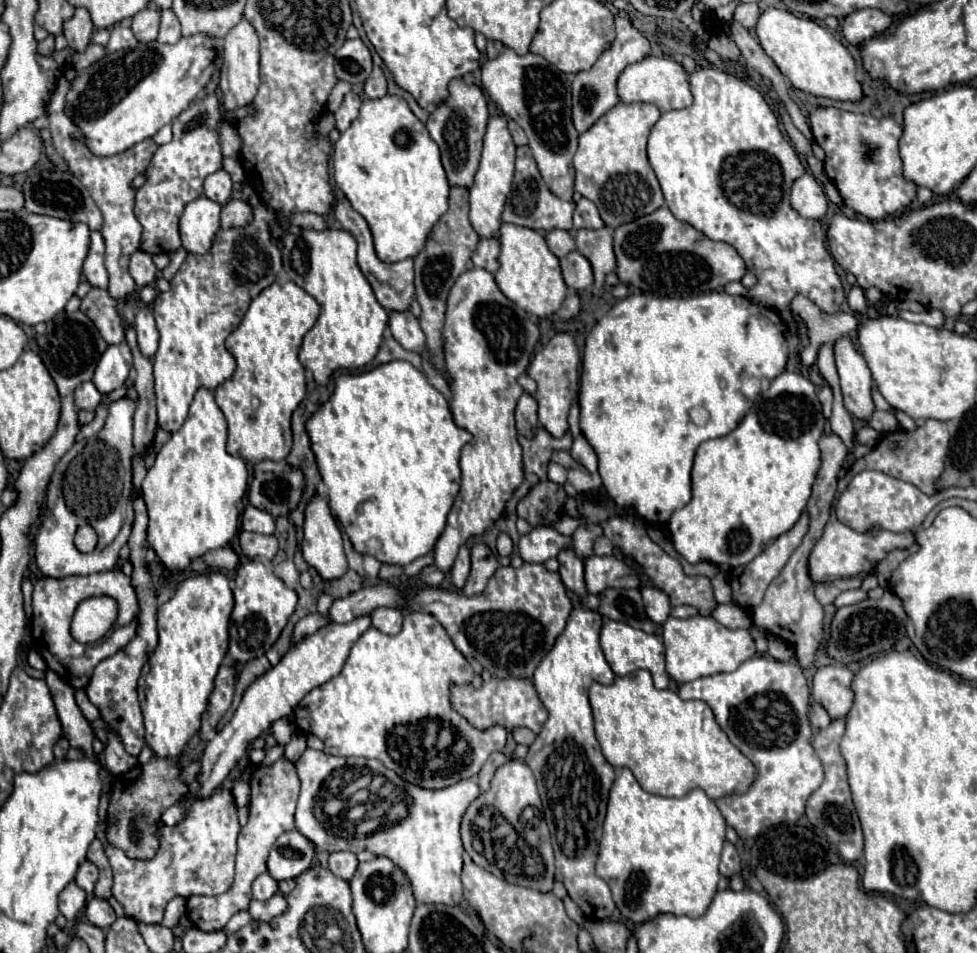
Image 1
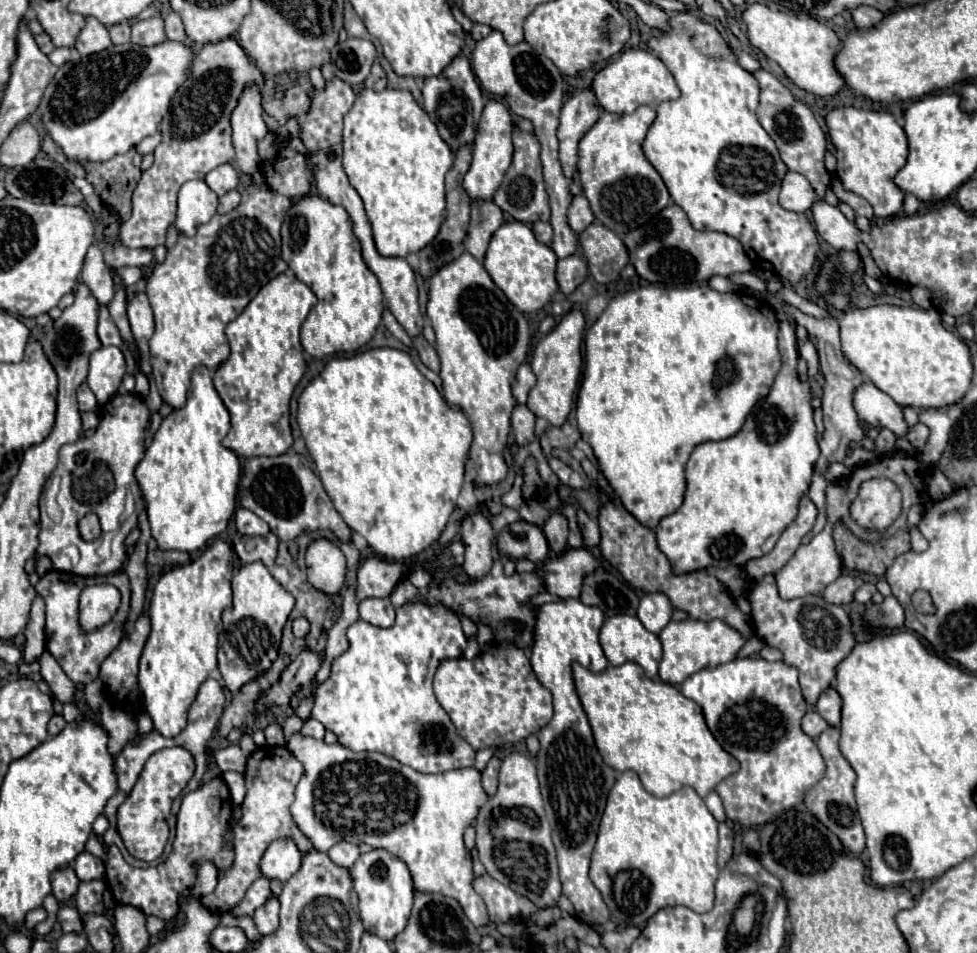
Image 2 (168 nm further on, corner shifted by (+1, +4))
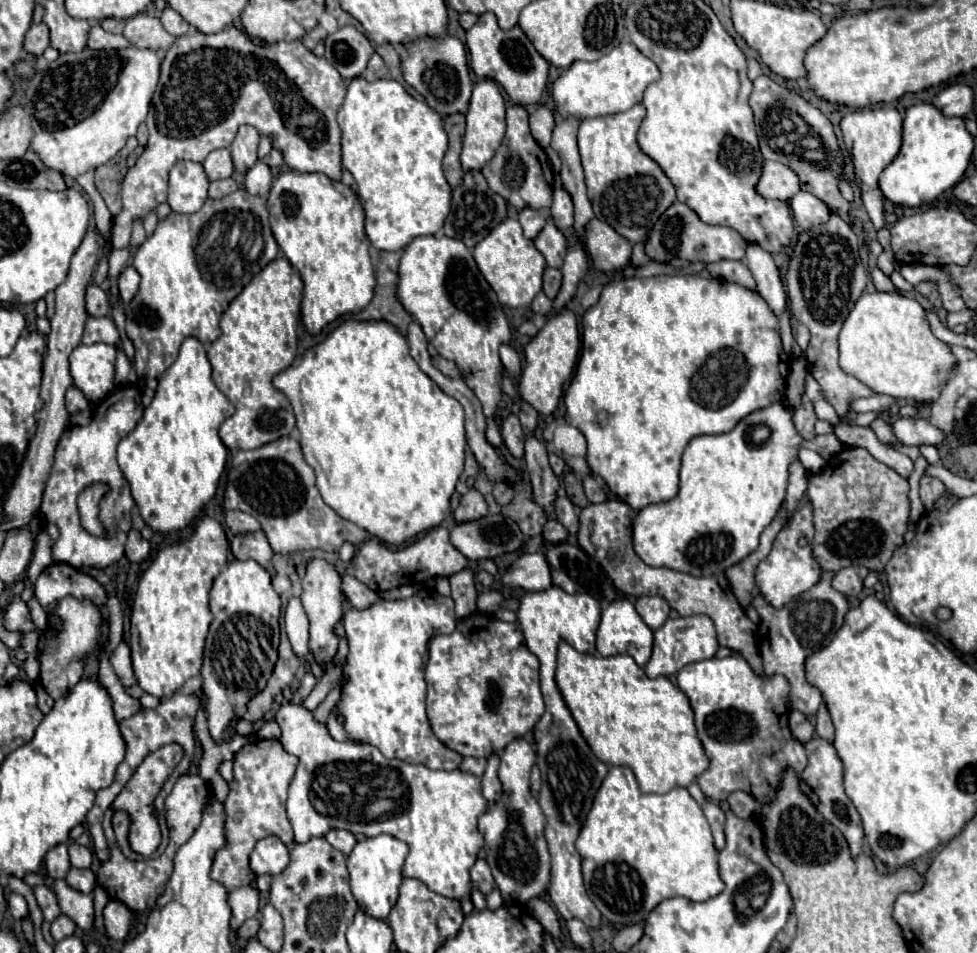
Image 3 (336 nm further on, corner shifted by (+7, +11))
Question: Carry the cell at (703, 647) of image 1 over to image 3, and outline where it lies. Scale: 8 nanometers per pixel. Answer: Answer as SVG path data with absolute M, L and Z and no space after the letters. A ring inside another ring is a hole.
M708 615L668 619L660 629L654 631L654 635L656 635L656 639L654 639L652 659L644 667L644 671L646 671L646 675L650 679L654 679L654 677L670 677L670 675L676 675L688 663L712 659L716 655L718 647L720 647L714 623L712 623L712 619Z

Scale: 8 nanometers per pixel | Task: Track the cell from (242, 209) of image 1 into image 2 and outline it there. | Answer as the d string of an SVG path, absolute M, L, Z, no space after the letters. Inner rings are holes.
M230 190L230 192L226 192L224 196L220 196L218 212L220 212L220 214L226 214L226 212L234 210L238 204L240 204L240 192L238 192L238 190Z

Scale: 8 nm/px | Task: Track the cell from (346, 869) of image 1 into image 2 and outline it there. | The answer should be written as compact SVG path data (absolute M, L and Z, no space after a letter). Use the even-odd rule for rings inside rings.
M338 842L334 844L330 850L328 850L328 856L332 858L332 862L336 862L338 866L344 866L344 868L352 868L352 864L358 860L360 856L360 850L358 846L350 844L350 842Z

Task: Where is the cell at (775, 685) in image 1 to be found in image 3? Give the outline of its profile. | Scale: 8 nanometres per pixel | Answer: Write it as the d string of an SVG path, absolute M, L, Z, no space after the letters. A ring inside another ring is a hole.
M730 655L686 665L678 673L678 687L690 699L698 737L710 757L708 771L698 777L698 785L710 801L720 803L734 791L746 791L766 805L776 799L786 769L794 769L798 775L806 769L808 757L804 745L788 729L790 685L786 677L774 675L770 679L756 675L742 655ZM766 797L770 801L764 801Z

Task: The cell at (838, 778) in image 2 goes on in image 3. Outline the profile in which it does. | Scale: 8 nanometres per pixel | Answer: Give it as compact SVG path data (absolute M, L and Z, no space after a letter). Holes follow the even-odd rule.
M812 737L808 743L804 743L806 753L808 753L808 767L800 775L800 789L808 795L812 805L820 811L820 815L832 823L836 829L842 831L850 845L850 853L856 857L862 851L862 841L864 841L864 831L862 831L862 821L852 805L852 801L844 793L844 765L834 749L834 745L822 737Z

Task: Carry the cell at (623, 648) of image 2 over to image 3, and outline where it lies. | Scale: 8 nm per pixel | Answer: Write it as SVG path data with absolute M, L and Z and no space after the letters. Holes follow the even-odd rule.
M618 599L616 603L610 603L602 611L602 621L596 633L596 649L600 655L610 657L610 655L630 655L640 667L644 667L650 661L654 647L654 635L652 629L640 619L640 615L634 609L634 603L630 599Z

